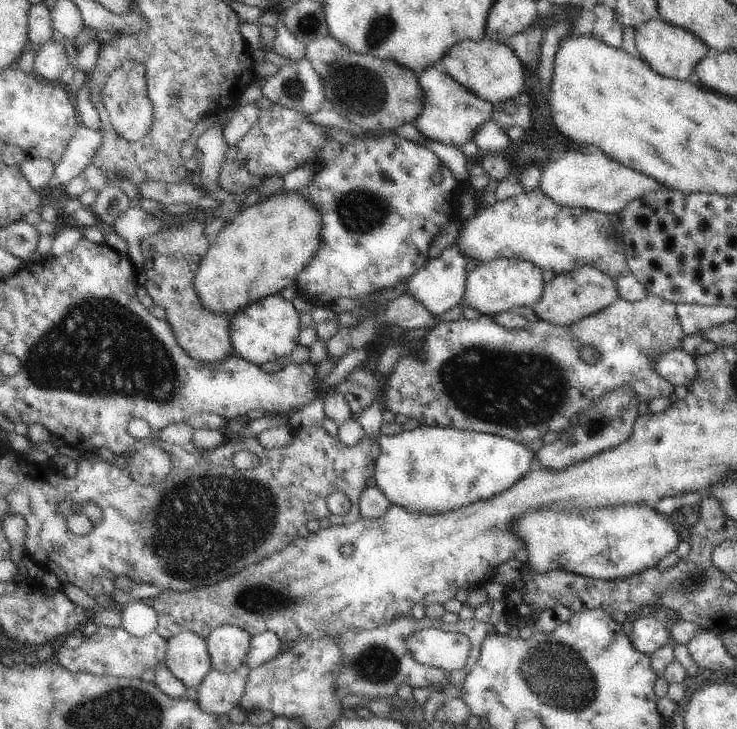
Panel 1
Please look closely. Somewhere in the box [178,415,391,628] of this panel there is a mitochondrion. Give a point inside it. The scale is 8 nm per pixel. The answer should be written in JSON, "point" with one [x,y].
{"point":[261,598]}

